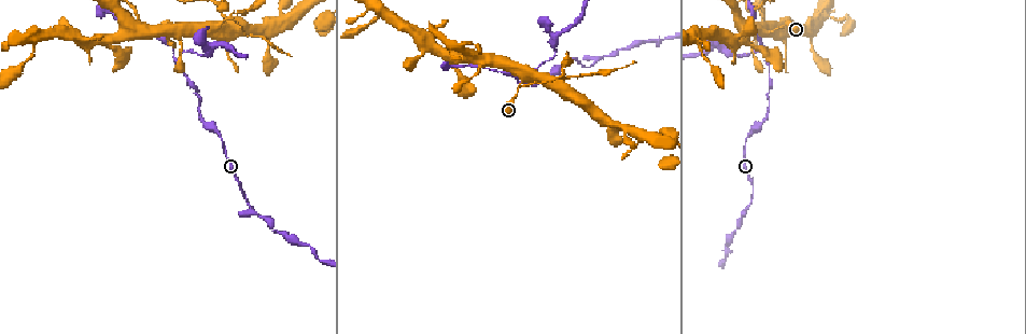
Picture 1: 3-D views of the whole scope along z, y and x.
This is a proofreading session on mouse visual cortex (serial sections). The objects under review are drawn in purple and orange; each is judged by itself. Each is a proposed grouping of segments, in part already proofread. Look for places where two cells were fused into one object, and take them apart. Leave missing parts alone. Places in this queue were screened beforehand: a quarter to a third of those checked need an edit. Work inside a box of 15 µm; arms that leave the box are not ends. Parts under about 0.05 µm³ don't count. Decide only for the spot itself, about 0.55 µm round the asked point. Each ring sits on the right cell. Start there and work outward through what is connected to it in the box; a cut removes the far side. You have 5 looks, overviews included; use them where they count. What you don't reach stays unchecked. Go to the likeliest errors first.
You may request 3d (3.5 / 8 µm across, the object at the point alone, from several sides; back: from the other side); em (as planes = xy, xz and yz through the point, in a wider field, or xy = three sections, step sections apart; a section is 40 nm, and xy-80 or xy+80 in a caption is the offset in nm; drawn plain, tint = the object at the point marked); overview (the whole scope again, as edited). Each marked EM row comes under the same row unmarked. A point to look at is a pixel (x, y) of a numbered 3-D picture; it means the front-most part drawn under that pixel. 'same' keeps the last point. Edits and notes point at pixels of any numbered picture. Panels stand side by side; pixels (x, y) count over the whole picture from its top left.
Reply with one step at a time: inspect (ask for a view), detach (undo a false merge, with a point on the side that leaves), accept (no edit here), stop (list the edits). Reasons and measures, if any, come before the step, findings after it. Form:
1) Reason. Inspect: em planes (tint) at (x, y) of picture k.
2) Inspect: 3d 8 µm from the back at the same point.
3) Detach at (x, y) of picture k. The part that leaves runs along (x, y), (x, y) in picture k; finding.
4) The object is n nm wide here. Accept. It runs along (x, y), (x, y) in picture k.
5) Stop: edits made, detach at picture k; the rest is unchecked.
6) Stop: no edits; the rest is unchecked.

Thin neck. Inspect: 3d 3.5 µm at (175, 62) of picture 1.

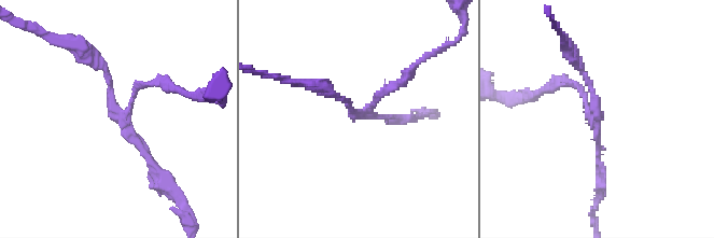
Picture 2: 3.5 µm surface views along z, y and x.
3 arms meet here; the arms are 100, 100, 150 nm wide; shape alone is not enough. Inspect: em planes (tint) at (597, 126) of picture 2.

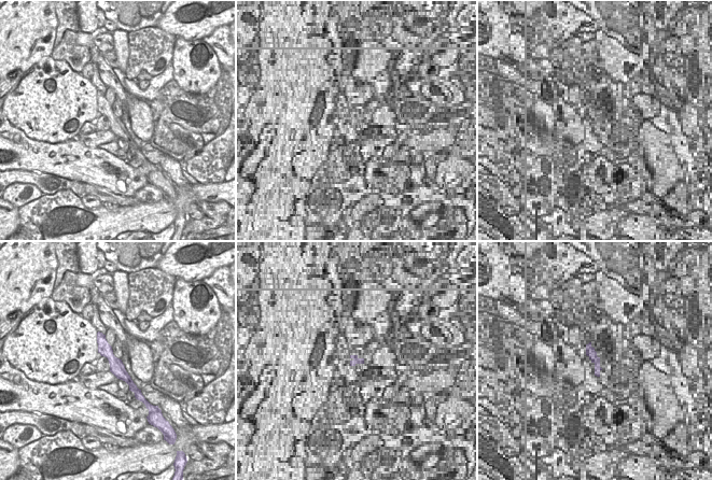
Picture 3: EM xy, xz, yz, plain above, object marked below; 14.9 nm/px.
Detach at (383, 92) of picture 2. The part that leaves runs along (368, 110), (384, 90), (431, 55) in picture 2; two cells meet here.

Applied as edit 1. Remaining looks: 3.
A narrow waist. Inspect: 3d 3.5 µm at (237, 11) of picture 1.

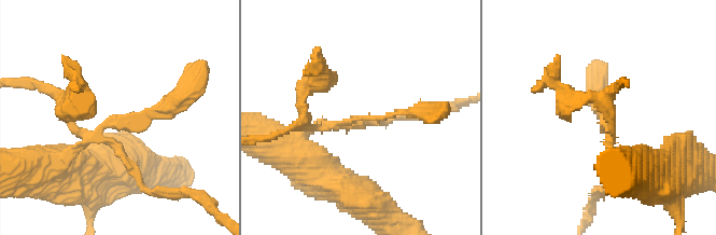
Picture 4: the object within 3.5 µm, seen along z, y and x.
Inspect: em xy step 2 (tint) at (366, 118) of picture 4.

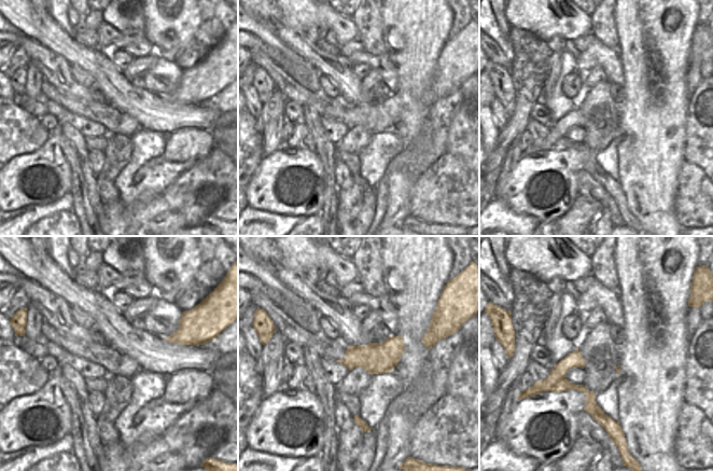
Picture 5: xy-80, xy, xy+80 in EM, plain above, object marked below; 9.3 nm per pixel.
Detach at (611, 109) of picture 4. The part that leaves runs along (612, 138), (601, 98), (553, 82) in picture 4; a second cell is stuck on.

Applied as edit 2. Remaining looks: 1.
Stop: edits made, detach at picture 2, detach at picture 4; the rest is unchecked.

